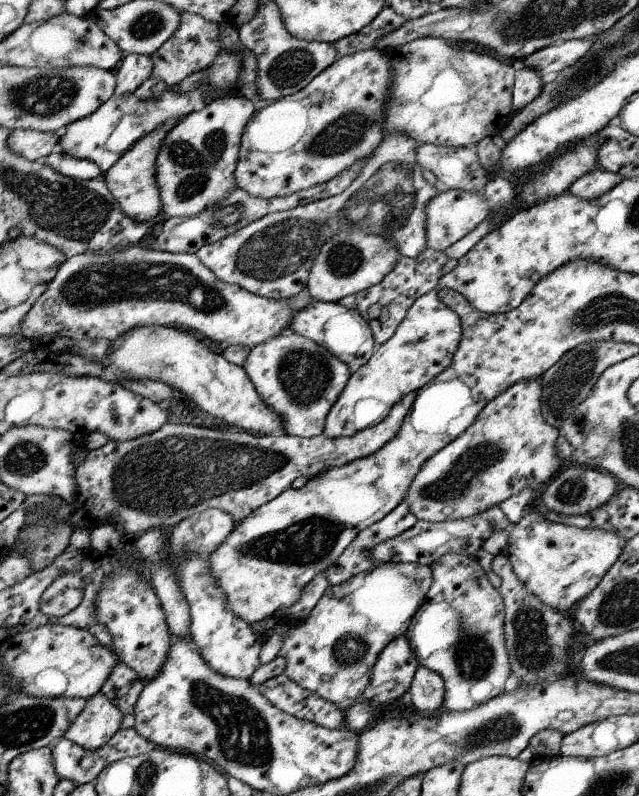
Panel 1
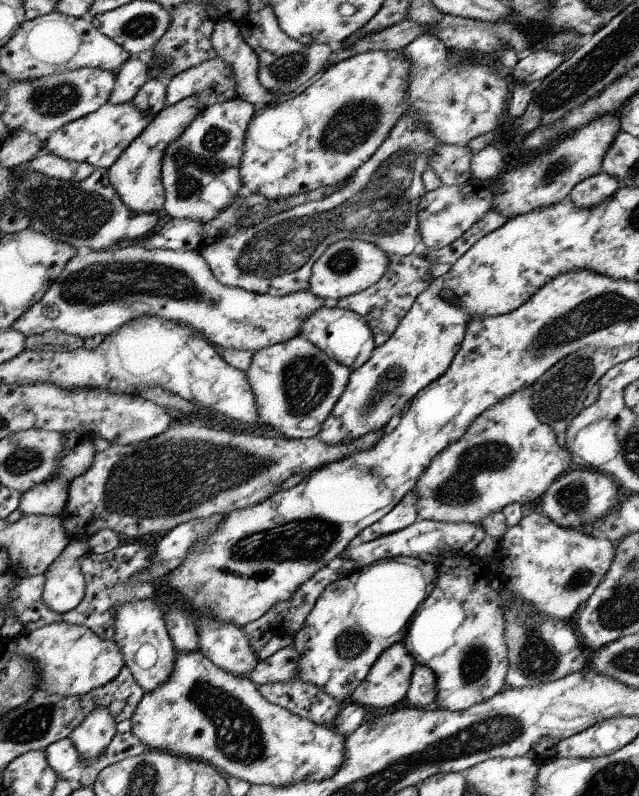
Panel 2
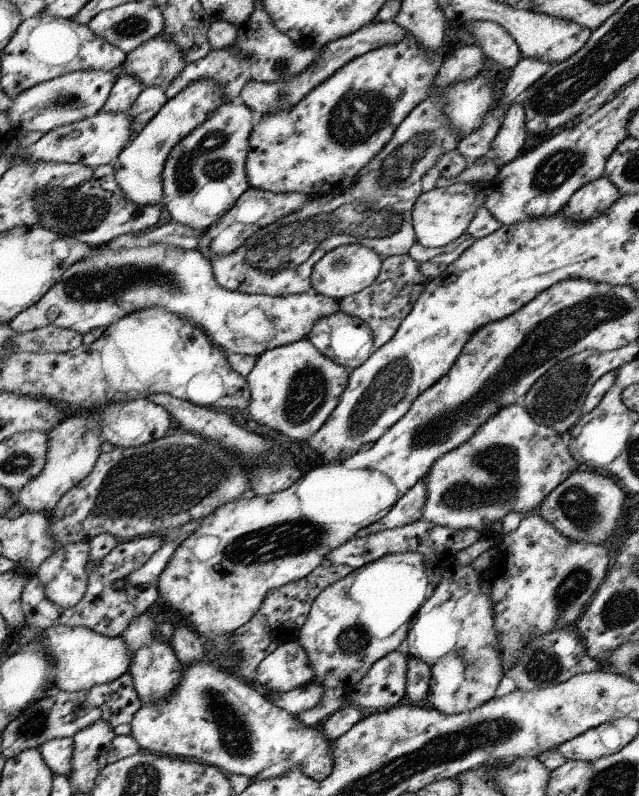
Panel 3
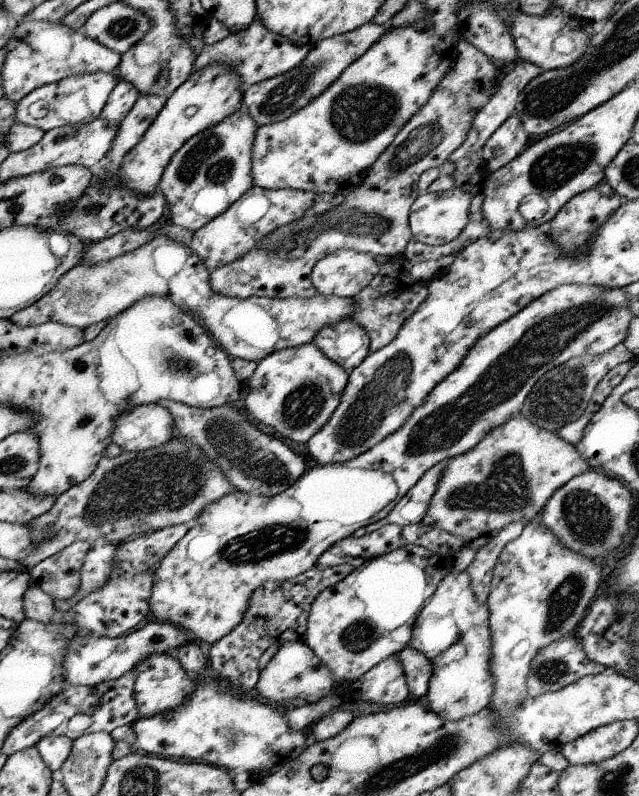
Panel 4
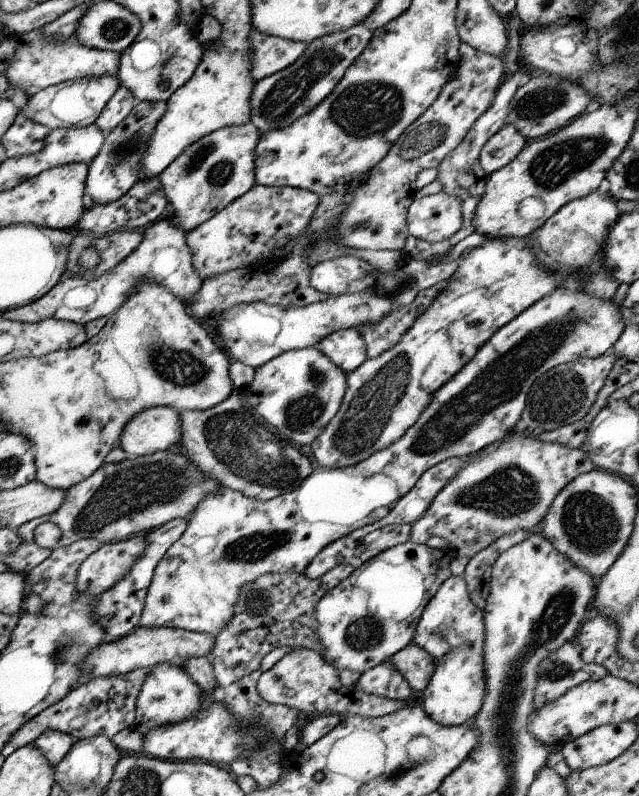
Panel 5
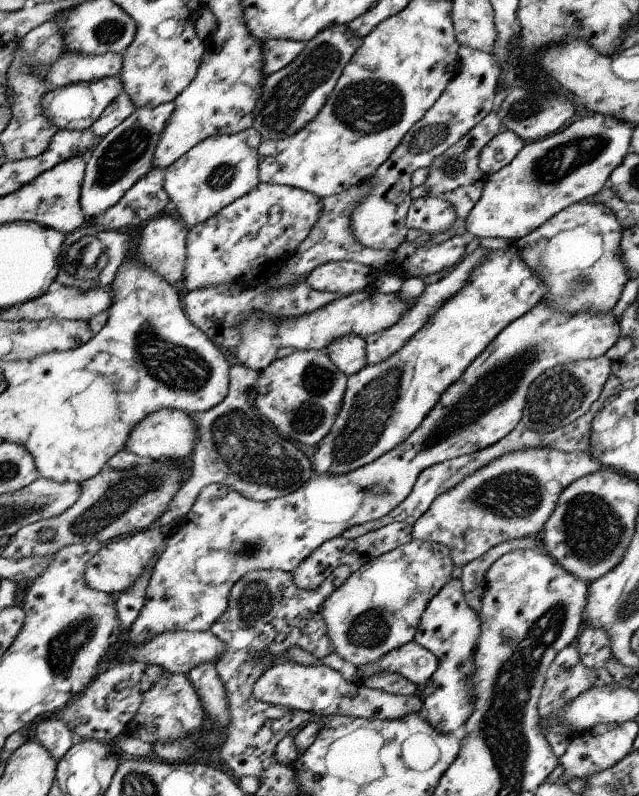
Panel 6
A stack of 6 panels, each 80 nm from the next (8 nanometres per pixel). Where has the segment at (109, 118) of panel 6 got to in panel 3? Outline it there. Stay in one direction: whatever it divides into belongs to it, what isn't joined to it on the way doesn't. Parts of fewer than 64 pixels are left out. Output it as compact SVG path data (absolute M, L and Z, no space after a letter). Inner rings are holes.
M116 72L116 80L109 96L102 107L105 112L126 112L142 90L142 85L135 76Z

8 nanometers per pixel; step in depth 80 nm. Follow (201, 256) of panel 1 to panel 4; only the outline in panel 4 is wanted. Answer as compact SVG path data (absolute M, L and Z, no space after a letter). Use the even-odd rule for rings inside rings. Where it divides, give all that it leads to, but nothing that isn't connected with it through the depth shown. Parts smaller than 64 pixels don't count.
M459 37L456 42L456 56L451 67L433 89L428 101L411 116L395 138L392 138L389 146L369 166L362 183L346 195L344 201L334 210L322 215L315 215L309 211L297 222L279 227L273 233L263 237L241 258L213 269L208 278L208 285L212 292L237 300L249 297L308 299L317 295L309 279L311 269L315 262L332 251L347 249L383 258L393 258L395 255L402 254L406 242L412 238L408 225L408 210L415 197L420 194L416 185L419 175L425 169L439 169L447 162L446 158L449 154L465 140L473 117L491 96L489 87L498 73L498 68L491 61L488 56Z

